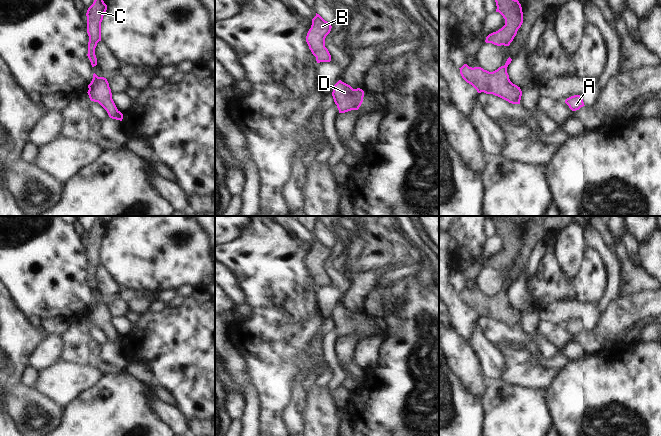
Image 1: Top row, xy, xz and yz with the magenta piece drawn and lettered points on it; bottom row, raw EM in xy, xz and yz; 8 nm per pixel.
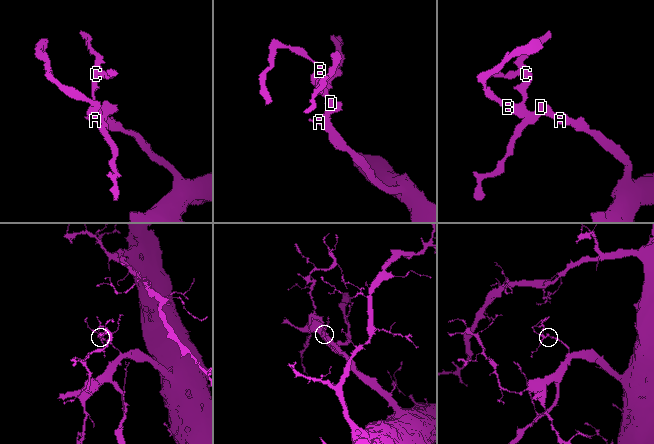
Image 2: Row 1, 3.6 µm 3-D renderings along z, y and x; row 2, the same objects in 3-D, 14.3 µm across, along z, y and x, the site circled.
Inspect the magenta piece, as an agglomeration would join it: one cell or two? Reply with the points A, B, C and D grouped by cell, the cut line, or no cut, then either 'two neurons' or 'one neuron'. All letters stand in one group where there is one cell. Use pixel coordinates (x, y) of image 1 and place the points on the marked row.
A B C D; no cut; one neuron

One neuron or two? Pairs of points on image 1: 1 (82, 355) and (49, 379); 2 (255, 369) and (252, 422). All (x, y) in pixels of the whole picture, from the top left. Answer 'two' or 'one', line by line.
1: two
2: two

